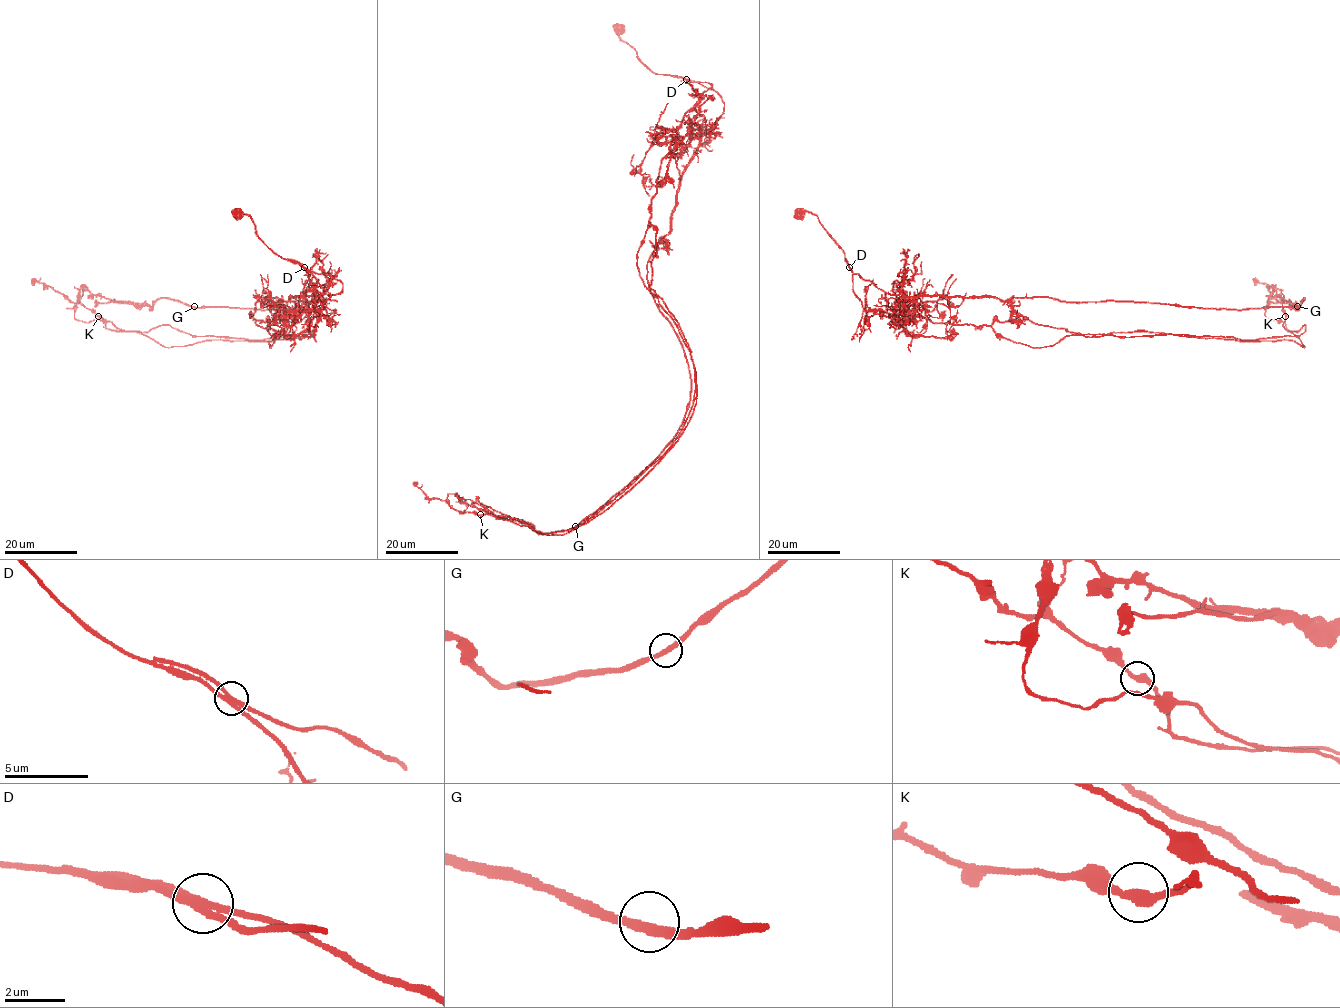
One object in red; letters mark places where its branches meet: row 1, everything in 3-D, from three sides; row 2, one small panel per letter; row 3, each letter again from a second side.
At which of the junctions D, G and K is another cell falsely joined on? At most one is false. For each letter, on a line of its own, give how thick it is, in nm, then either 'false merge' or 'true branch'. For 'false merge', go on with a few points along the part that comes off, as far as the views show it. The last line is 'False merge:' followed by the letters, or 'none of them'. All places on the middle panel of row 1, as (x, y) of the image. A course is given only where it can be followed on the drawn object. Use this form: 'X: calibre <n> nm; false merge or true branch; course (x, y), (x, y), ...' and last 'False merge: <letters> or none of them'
D: calibre 320 nm; false merge; course (686, 79), (724, 110), (647, 263), (691, 379), (676, 435), (566, 530), (541, 533), (455, 502)
G: calibre 320 nm; true branch
K: calibre 320 nm; true branch
False merge: D

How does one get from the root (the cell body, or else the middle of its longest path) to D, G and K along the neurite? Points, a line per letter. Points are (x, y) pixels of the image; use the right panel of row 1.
D: (799, 213), (808, 211), (818, 218), (828, 235), (844, 251), (849, 267)
G: (799, 213), (808, 211), (818, 218), (854, 273), (891, 294), (1003, 301), (1052, 297), (1237, 310), (1297, 306)
K: (799, 213), (844, 251), (866, 312), (1030, 320), (1089, 337), (1305, 331), (1287, 331), (1285, 316)

